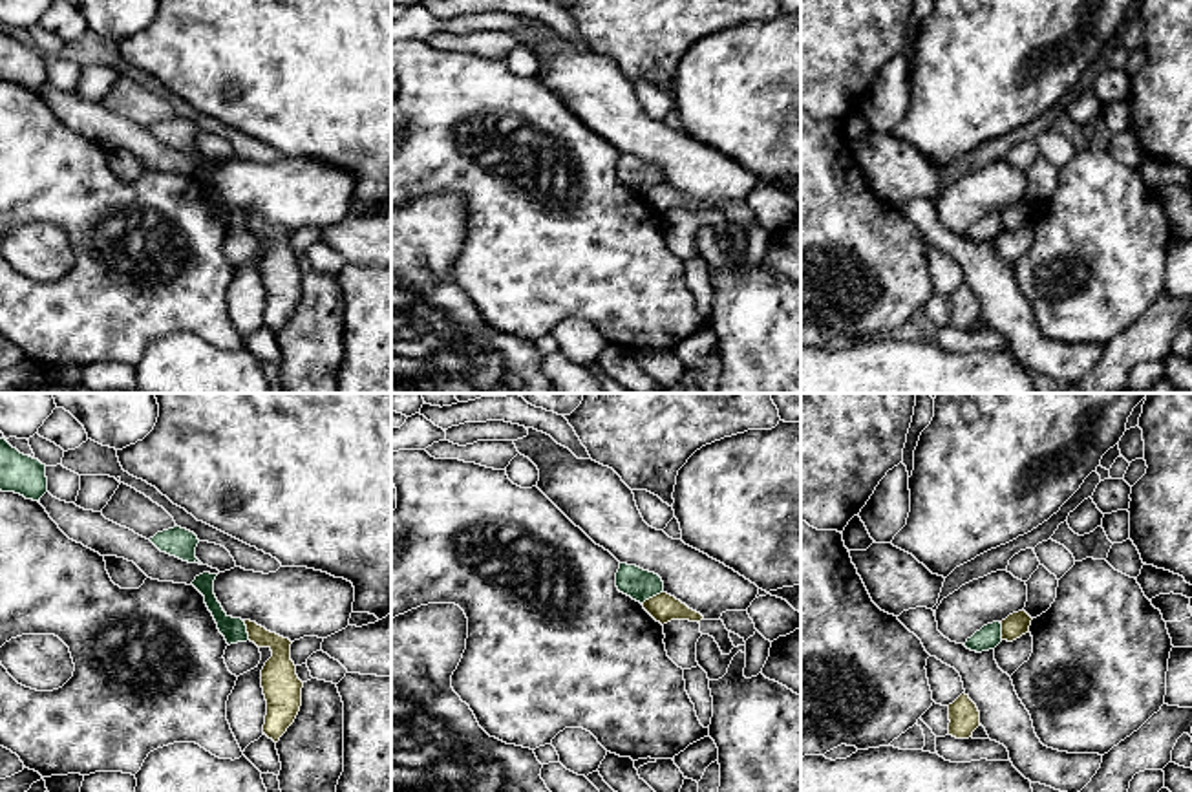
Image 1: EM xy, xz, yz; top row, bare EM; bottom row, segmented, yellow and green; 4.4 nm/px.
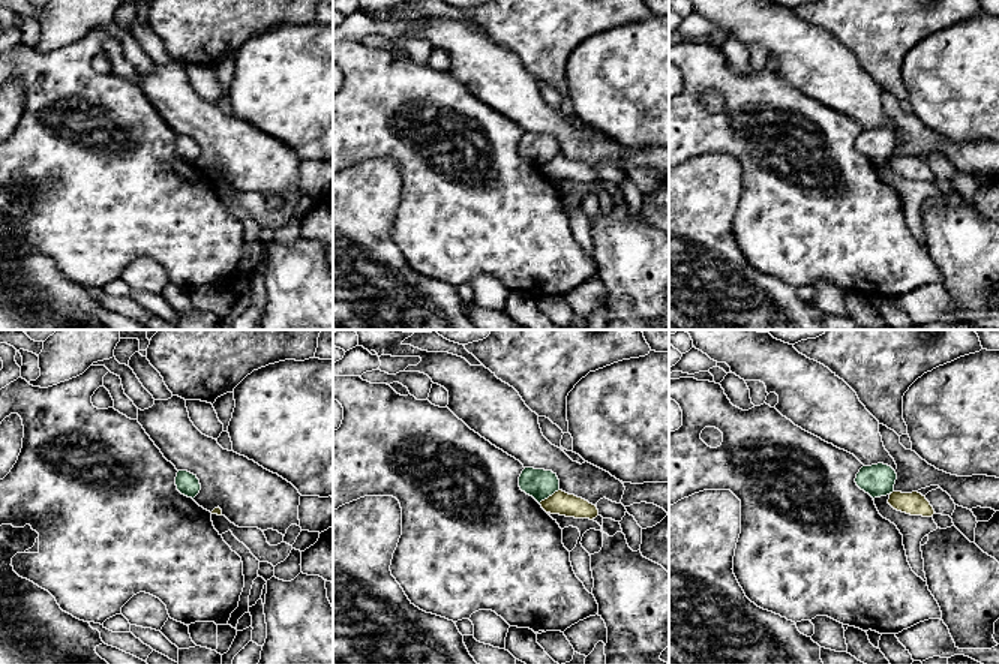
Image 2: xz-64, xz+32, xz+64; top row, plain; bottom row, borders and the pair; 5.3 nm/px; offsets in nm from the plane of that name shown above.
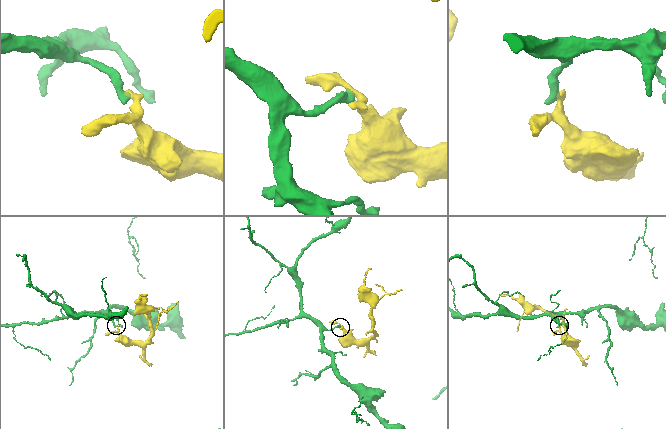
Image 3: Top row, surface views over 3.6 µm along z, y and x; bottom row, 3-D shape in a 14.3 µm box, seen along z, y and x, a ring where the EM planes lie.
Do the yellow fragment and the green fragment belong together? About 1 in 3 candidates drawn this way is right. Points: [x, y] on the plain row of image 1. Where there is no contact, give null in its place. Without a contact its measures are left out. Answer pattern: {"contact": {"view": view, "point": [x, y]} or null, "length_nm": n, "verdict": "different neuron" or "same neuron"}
{"contact": {"view": "xz", "point": [653, 187]}, "length_nm": 110, "verdict": "different neuron"}

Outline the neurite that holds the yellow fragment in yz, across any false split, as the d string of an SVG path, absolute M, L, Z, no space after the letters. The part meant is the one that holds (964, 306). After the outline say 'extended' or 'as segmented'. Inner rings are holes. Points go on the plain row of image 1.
M962 284L949 294L949 326L956 329L969 329L980 316L980 302L969 285Z; as segmented

